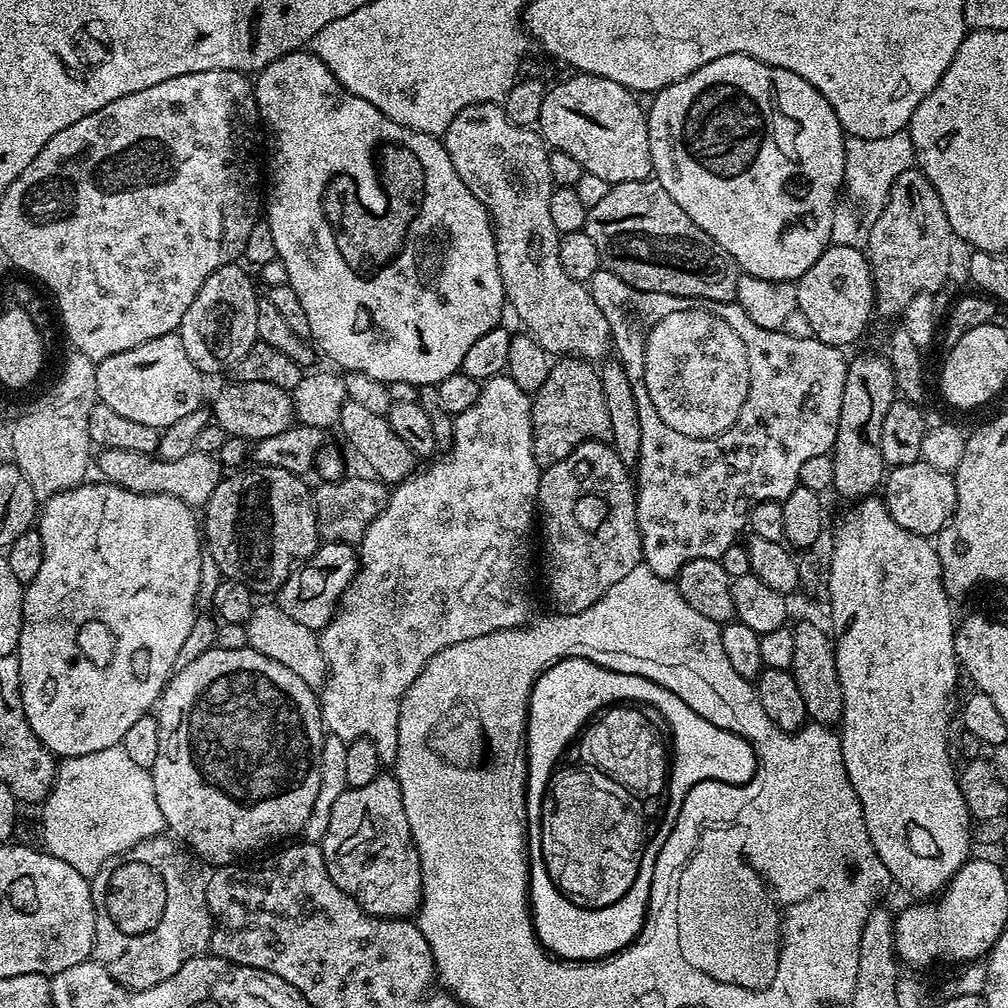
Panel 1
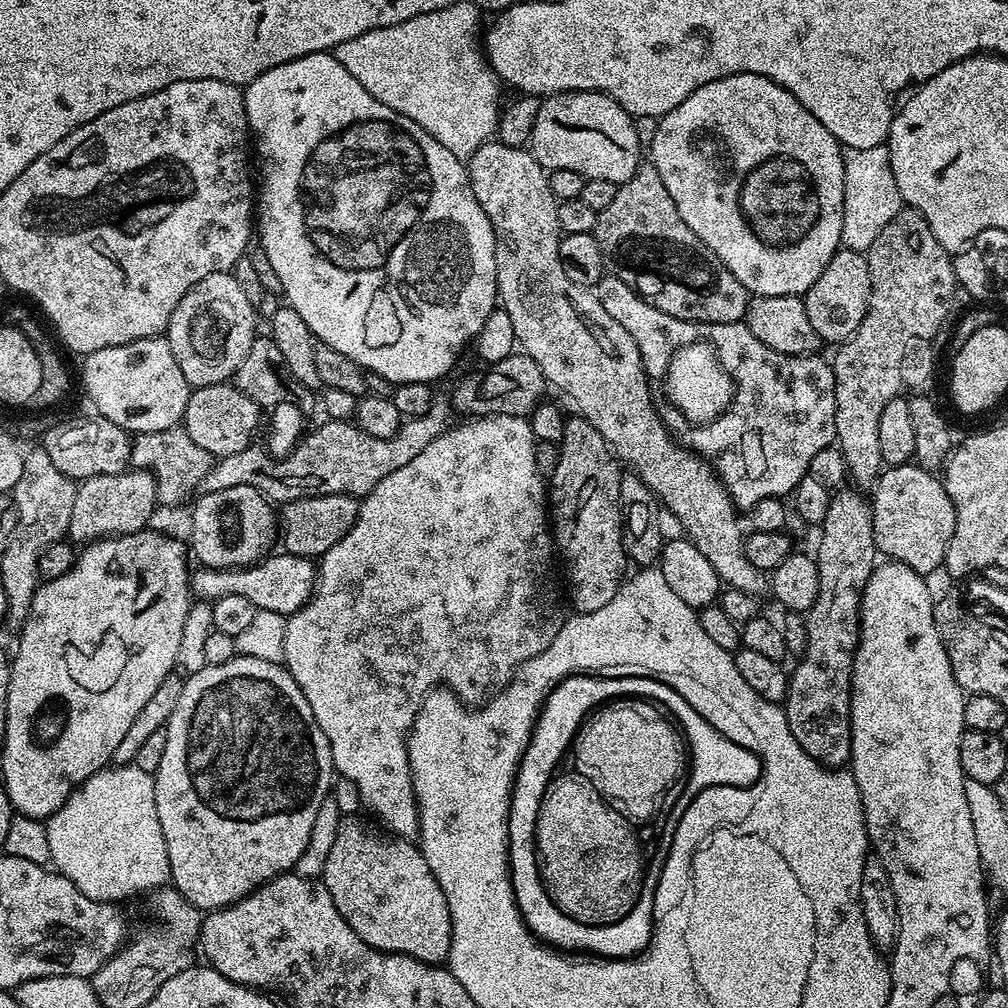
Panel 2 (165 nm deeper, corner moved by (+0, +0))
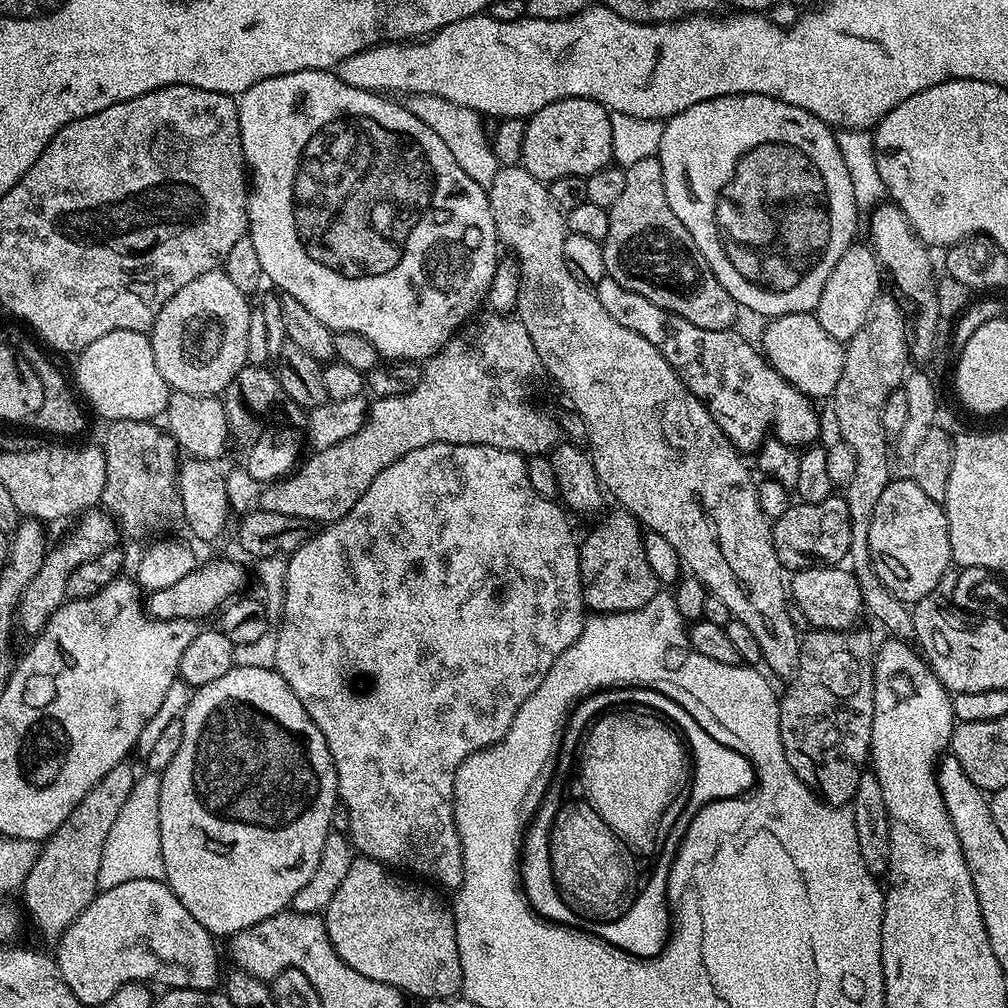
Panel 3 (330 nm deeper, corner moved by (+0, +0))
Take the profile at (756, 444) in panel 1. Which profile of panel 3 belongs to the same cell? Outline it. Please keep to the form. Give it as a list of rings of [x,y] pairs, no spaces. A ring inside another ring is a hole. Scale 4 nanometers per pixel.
[[[607,278],[594,288],[598,302],[602,302],[602,310],[614,318],[614,322],[626,326],[626,330],[634,330],[646,338],[670,362],[670,366],[682,378],[682,382],[710,410],[714,422],[730,438],[732,445],[741,454],[755,453],[760,445],[770,436],[791,446],[812,446],[820,436],[820,416],[816,413],[813,401],[806,394],[798,391],[793,384],[786,382],[764,359],[761,349],[756,348],[748,340],[743,340],[736,330],[702,330],[702,326],[694,326],[694,322],[686,322],[673,312],[662,310],[662,306],[654,306],[642,294],[634,294],[634,290],[626,290],[626,286],[618,286],[618,282]]]

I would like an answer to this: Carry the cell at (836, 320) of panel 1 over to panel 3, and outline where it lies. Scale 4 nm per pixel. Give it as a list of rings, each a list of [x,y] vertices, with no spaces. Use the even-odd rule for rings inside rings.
[[[853,242],[838,258],[834,270],[830,270],[830,278],[826,278],[826,286],[822,286],[822,298],[818,298],[818,306],[814,315],[822,322],[822,330],[830,334],[830,338],[846,342],[862,330],[862,322],[866,322],[866,314],[870,314],[870,306],[882,294],[880,274],[882,267],[873,249],[867,243]]]

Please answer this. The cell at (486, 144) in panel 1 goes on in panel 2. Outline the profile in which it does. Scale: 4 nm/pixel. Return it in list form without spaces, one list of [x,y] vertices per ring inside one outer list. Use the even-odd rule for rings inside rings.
[[[489,142],[483,144],[477,152],[474,153],[471,160],[466,164],[468,177],[470,178],[470,186],[474,190],[474,198],[478,198],[478,202],[482,206],[482,210],[486,210],[486,218],[490,218],[492,229],[496,235],[496,294],[498,297],[499,307],[506,310],[506,314],[510,314],[510,322],[514,326],[514,334],[516,335],[517,345],[530,358],[534,358],[534,362],[538,362],[538,366],[542,370],[545,381],[549,385],[552,384],[556,388],[561,388],[574,403],[577,404],[579,415],[584,419],[589,420],[594,426],[594,430],[598,430],[598,434],[602,434],[602,438],[610,445],[613,453],[631,471],[635,472],[639,478],[655,496],[660,497],[663,507],[668,508],[674,515],[680,519],[680,524],[685,528],[687,539],[692,541],[694,546],[698,546],[698,550],[702,550],[702,554],[706,554],[706,558],[710,558],[710,566],[714,566],[714,570],[720,575],[721,581],[729,588],[737,588],[743,592],[751,592],[760,594],[760,591],[765,591],[766,576],[765,573],[759,572],[754,566],[750,566],[750,562],[746,558],[742,547],[742,531],[736,525],[737,509],[734,507],[733,497],[730,495],[727,488],[720,483],[719,479],[714,475],[713,469],[695,452],[681,446],[675,439],[668,437],[668,432],[664,429],[664,424],[660,421],[660,416],[656,413],[656,408],[652,405],[652,392],[648,389],[648,376],[644,373],[644,360],[642,350],[636,344],[636,337],[632,336],[626,330],[622,330],[622,326],[618,326],[618,322],[614,322],[614,318],[610,318],[610,314],[606,314],[606,310],[602,310],[602,302],[597,298],[595,291],[578,286],[574,282],[570,282],[570,278],[566,278],[566,270],[562,270],[562,258],[558,254],[558,246],[560,245],[561,230],[558,222],[558,210],[556,209],[558,201],[554,198],[554,194],[550,194],[550,182],[548,181],[548,172],[539,162],[533,158],[531,151],[527,147],[515,148],[514,146],[506,146],[499,142]]]

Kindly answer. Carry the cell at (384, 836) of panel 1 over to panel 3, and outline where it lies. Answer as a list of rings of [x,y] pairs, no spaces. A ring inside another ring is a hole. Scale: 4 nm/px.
[[[353,859],[346,878],[342,878],[334,898],[330,898],[330,906],[322,913],[330,942],[346,966],[354,966],[358,974],[366,974],[366,978],[374,982],[386,982],[409,997],[444,1000],[457,995],[461,991],[463,972],[459,962],[453,909],[448,904],[444,905],[434,893],[419,888],[424,887],[419,883],[407,884],[399,878],[404,879],[376,860]]]

